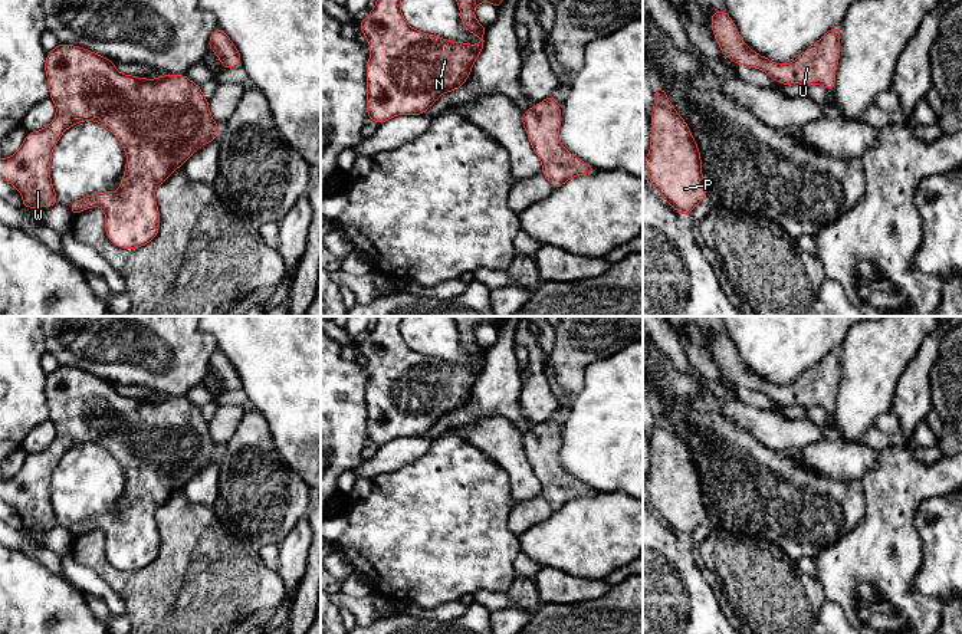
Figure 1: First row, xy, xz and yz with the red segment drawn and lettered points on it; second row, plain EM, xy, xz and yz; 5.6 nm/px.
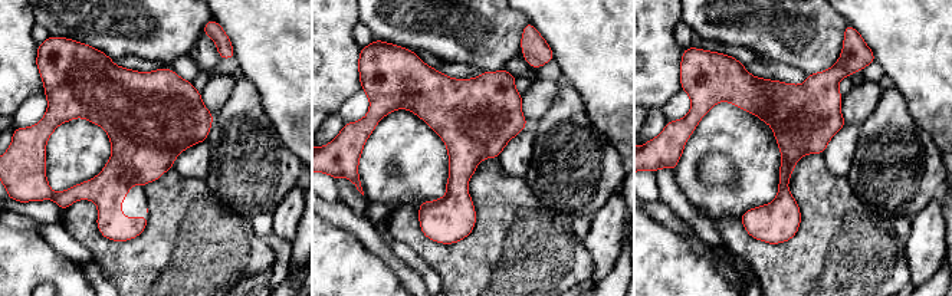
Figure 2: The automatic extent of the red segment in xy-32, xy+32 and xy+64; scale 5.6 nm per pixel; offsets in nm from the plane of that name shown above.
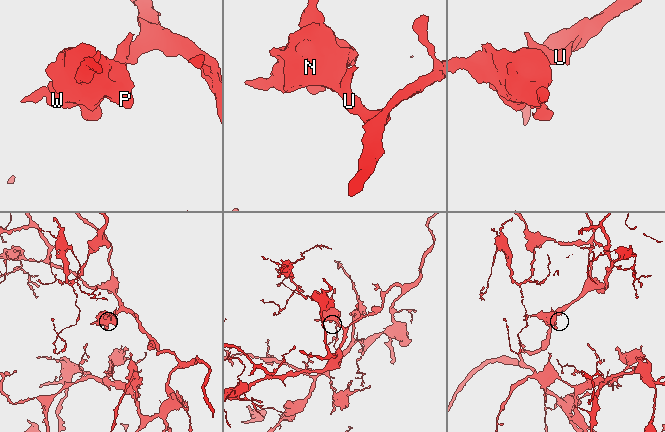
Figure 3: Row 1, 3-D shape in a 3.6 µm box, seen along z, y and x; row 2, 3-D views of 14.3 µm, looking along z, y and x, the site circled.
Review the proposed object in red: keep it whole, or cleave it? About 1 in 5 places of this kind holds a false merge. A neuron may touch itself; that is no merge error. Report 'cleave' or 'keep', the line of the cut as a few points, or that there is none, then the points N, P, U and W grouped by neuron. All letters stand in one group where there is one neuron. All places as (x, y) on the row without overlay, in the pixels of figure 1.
keep; no cut; N P U W

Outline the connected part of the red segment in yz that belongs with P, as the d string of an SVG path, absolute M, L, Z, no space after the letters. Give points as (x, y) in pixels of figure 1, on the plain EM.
M660 408L654 411L650 446L650 474L644 479L650 506L676 533L689 538L707 518L700 474L689 447Z

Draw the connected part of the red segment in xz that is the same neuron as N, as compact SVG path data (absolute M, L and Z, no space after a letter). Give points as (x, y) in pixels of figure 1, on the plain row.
M378 316L374 331L358 345L371 369L367 385L367 434L368 441L378 446L397 437L423 437L443 415L462 410L482 375L487 351L476 342L475 329L490 323L499 331L505 319L505 316L453 316L463 349L480 361L472 368L413 351L401 336L400 325L404 318Z

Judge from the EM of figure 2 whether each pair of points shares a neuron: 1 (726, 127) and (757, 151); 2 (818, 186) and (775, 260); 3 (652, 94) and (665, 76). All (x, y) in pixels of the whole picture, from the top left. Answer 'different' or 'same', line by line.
1: same
2: same
3: same

